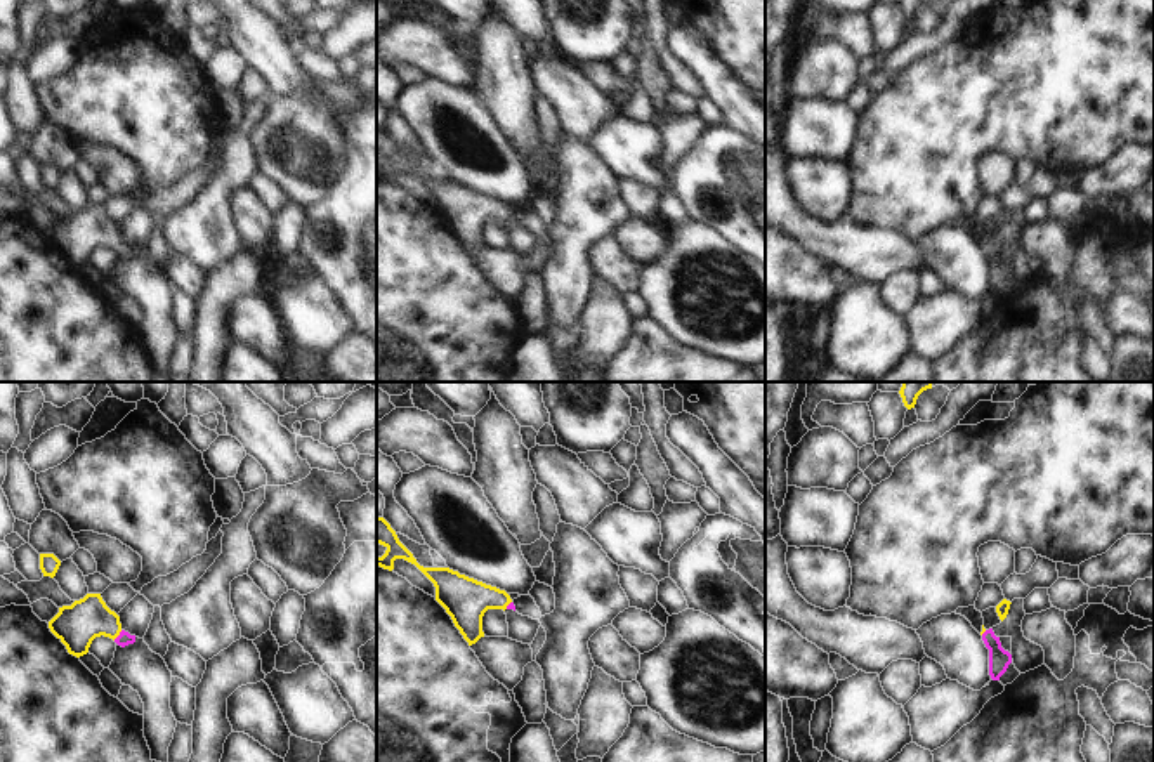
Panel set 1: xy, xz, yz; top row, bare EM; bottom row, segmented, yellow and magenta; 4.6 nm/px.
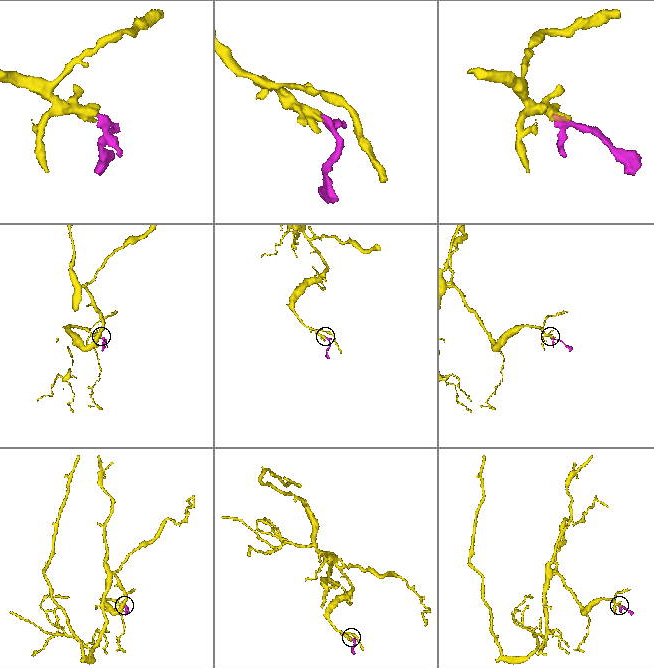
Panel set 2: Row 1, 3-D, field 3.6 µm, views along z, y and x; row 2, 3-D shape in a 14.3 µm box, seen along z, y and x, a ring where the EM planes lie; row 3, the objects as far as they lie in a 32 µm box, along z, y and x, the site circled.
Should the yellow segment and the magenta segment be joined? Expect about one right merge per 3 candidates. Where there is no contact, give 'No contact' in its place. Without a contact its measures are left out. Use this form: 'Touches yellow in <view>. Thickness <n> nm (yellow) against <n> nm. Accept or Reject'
Touches yellow in xy. Thickness 200 nm (yellow) against 70 nm. Accept.

